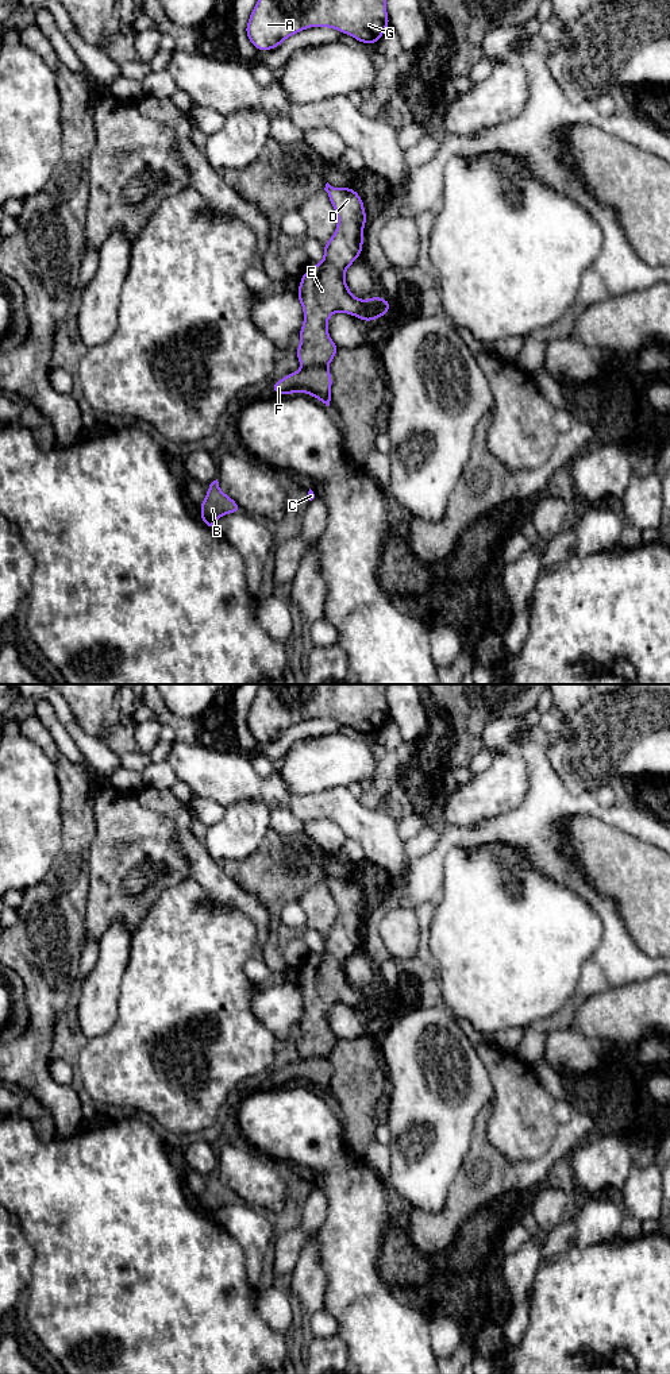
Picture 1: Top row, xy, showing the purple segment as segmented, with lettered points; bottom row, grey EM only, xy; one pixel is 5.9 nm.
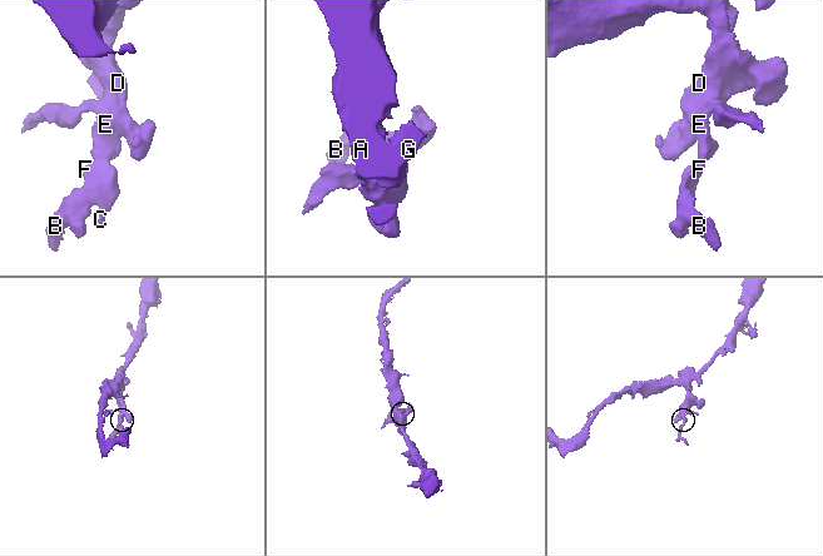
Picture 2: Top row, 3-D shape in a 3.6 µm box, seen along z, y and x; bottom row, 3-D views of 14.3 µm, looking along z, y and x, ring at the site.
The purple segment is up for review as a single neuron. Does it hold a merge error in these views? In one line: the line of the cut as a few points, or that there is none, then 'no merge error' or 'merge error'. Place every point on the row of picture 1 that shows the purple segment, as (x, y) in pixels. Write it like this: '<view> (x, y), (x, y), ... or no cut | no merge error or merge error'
xy (326, 365), (303, 367) | merge error

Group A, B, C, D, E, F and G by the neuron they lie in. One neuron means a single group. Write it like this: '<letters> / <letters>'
A D E G / B C F

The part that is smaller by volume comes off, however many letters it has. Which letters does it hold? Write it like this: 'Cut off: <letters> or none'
Cut off: B, C, F

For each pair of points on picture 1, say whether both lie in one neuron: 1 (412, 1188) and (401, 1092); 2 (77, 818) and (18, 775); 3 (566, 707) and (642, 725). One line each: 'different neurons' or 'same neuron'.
1: same neuron
2: different neurons
3: different neurons

